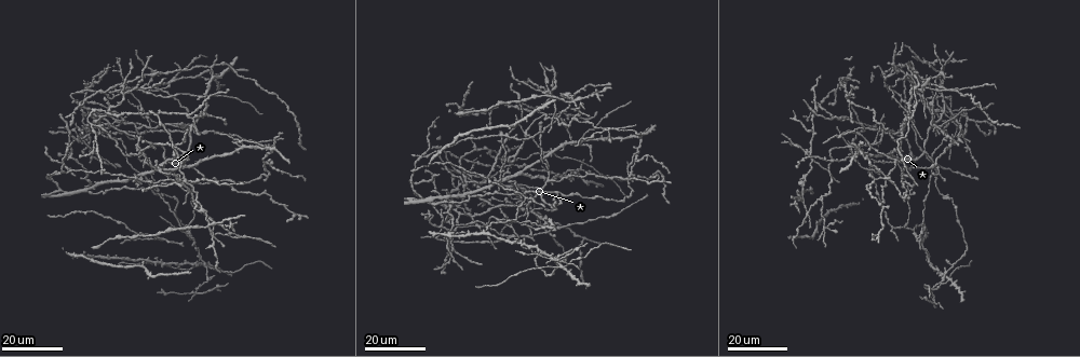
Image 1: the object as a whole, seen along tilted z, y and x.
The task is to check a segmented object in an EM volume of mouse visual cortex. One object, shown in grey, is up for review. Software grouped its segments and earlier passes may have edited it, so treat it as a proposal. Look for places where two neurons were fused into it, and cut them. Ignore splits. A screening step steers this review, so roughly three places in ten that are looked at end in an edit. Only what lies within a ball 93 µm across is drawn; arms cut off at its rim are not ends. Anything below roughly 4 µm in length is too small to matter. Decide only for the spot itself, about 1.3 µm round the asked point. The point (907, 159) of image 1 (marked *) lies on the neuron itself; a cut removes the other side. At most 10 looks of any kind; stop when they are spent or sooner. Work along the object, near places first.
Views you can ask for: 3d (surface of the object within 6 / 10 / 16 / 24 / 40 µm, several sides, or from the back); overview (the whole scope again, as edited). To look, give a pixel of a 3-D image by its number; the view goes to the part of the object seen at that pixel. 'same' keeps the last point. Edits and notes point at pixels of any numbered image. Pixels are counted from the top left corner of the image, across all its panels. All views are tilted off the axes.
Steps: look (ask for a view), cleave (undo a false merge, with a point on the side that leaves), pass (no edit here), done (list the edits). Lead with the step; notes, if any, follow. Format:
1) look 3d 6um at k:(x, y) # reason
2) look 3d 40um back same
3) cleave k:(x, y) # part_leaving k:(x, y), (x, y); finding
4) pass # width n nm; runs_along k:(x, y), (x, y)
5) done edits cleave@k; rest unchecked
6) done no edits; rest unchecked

look 3d 24um at 1:(526, 200) # arms part here

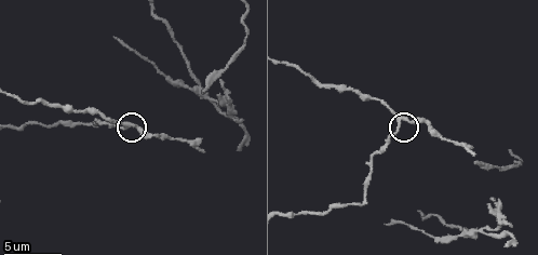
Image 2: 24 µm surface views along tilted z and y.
look 3d 10um at 2:(126, 124)

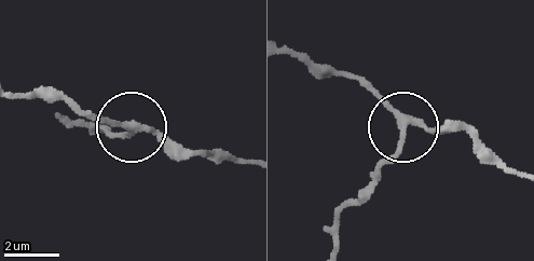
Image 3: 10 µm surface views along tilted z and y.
look 3d 6um at 3:(404, 130) # zoom in

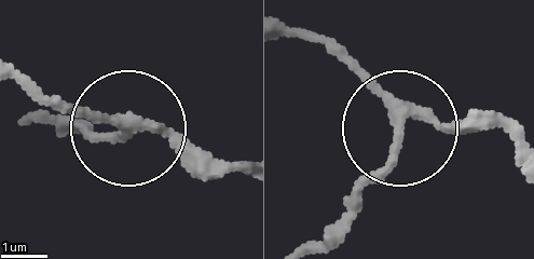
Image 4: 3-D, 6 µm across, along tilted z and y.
pass # width 210 nm; all the same neuron

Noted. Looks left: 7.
look 3d 16um at 1:(212, 237) # four-way junction

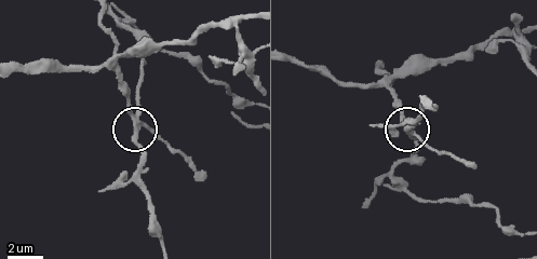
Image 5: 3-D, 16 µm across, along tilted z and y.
look 3d 10um at 5:(135, 119)

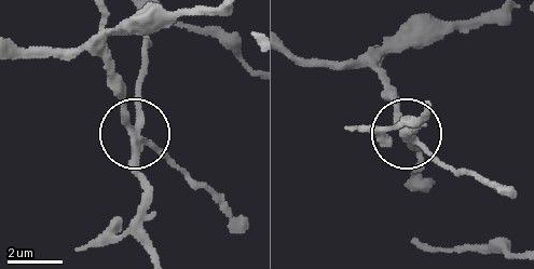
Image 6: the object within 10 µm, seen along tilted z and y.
pass # arms 4; continuous, no second neuron

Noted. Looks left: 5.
look 3d 16um at 1:(822, 197) # small branch off a trunk

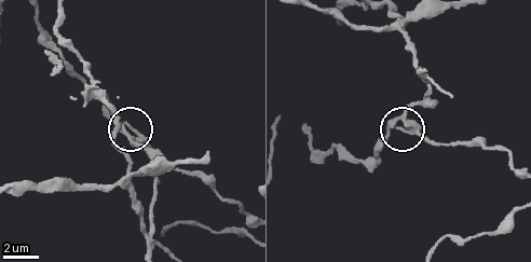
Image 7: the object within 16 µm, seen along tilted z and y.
look 3d 10um at 7:(406, 118)

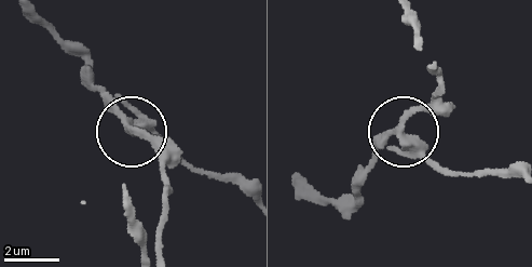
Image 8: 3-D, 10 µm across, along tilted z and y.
cleave 8:(440, 170) # side_arm 27 um; part_leaving 8:(421, 159), (521, 178); two neurons meet here

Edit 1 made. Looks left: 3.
look overview # see it whole again

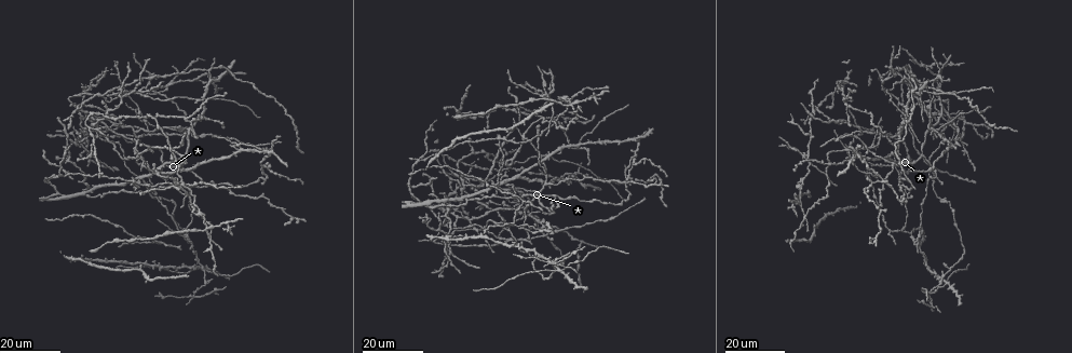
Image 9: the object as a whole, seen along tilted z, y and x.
look 3d 24um at 9:(120, 100) # three-way junction

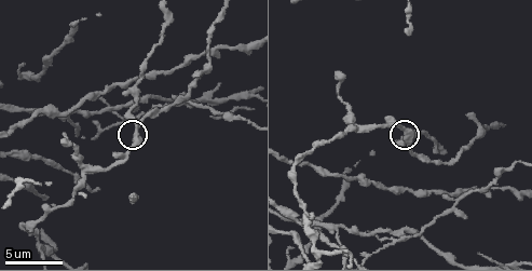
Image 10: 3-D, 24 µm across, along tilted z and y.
look 3d 6um at 10:(136, 127) # zoom in

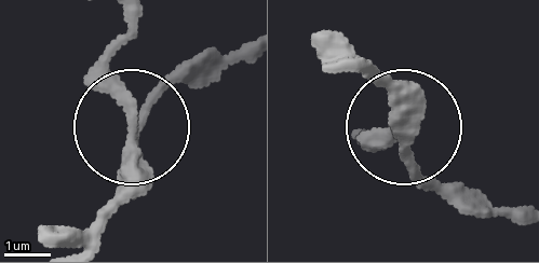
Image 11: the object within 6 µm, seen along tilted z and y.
pass # side_arm 14 um; all the same neuron

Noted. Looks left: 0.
done edits cleave@8; rest unchecked

